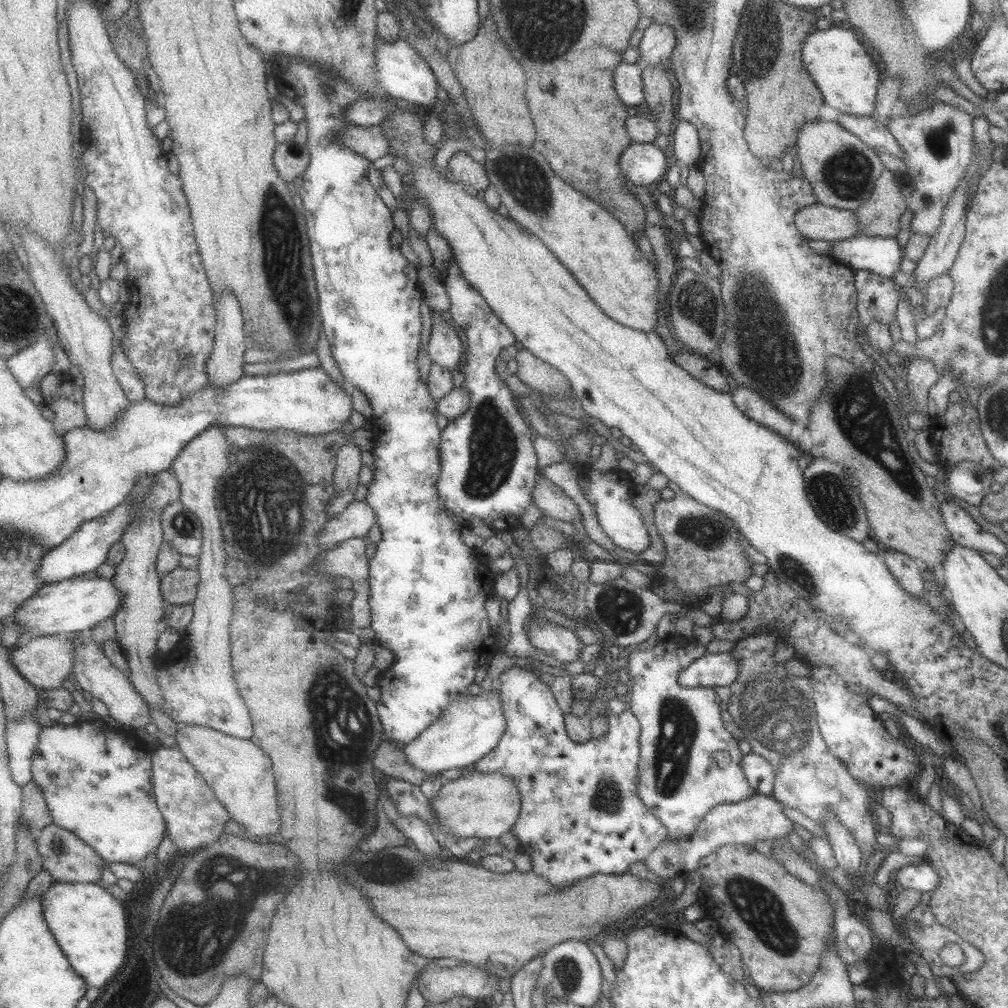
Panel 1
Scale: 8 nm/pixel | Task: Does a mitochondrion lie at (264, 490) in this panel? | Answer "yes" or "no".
yes

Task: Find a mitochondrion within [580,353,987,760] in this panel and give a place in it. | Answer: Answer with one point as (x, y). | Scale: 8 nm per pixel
(863, 423)

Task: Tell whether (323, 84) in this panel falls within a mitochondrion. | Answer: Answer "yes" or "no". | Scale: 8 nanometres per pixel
yes

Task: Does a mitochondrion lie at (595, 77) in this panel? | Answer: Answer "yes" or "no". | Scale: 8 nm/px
no

